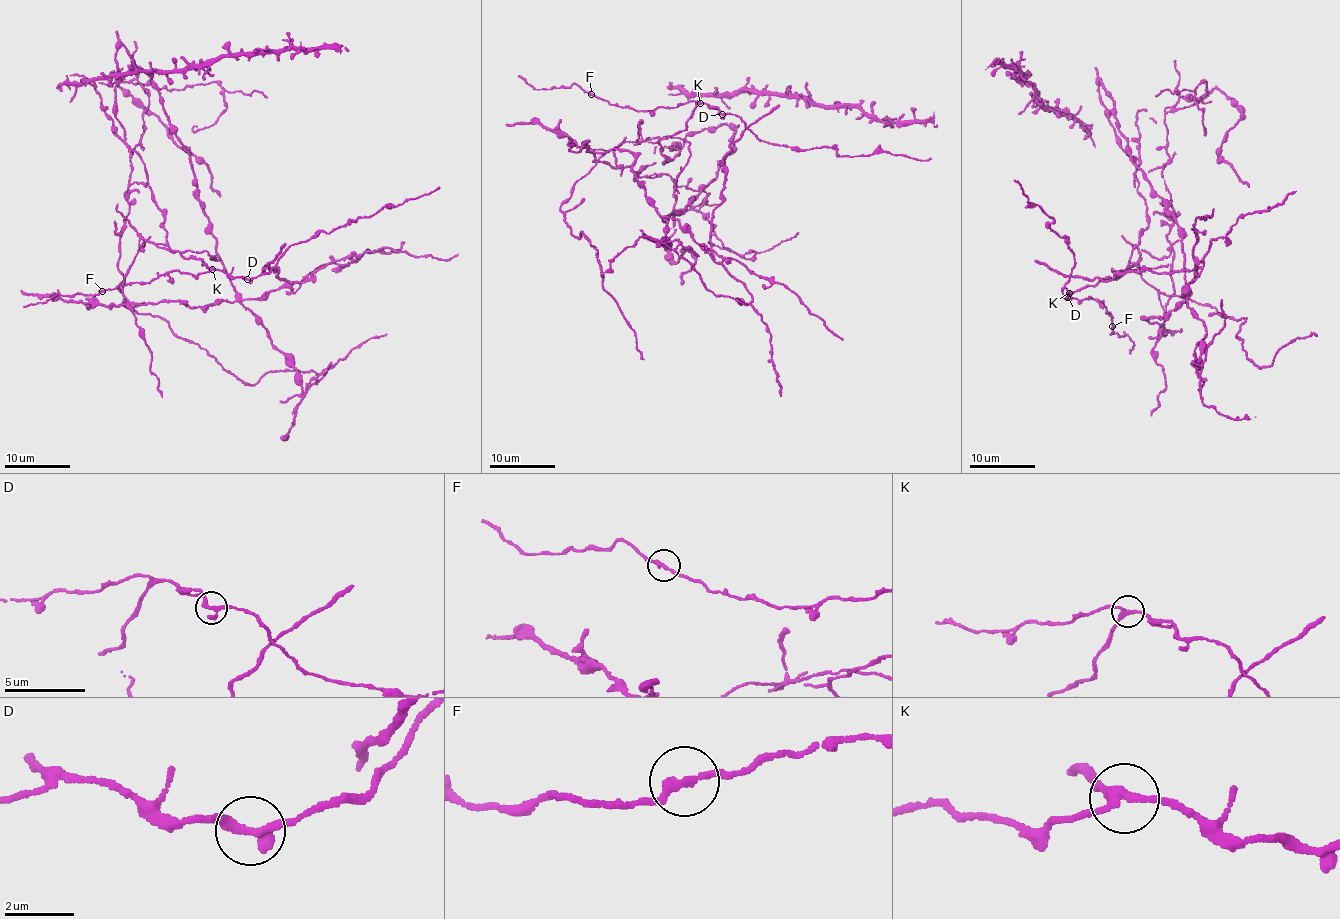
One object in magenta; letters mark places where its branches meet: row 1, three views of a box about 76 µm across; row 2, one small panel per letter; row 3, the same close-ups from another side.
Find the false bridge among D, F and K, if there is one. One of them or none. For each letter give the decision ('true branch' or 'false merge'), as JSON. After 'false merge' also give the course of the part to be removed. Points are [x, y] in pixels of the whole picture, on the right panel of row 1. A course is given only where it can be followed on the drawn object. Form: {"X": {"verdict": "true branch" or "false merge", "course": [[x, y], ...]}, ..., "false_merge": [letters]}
{"D": {"verdict": "true branch"}, "F": {"verdict": "true branch"}, "K": {"verdict": "false merge", "course": [[1068, 293], [1135, 265], [1174, 291], [1164, 123], [1180, 97], [1234, 98], [1240, 121], [1216, 150], [1250, 187]]}, "false_merge": ["K"]}

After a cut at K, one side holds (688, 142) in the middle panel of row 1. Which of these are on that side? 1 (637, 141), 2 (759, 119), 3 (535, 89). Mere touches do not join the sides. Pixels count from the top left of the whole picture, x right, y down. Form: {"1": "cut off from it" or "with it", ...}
{"1": "with it", "2": "with it", "3": "cut off from it"}

